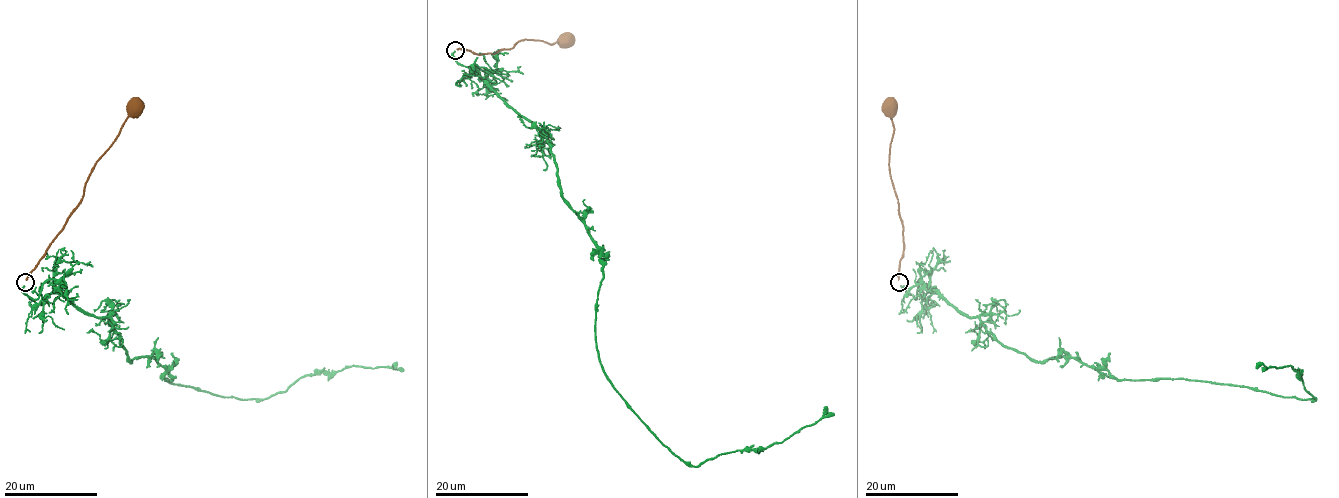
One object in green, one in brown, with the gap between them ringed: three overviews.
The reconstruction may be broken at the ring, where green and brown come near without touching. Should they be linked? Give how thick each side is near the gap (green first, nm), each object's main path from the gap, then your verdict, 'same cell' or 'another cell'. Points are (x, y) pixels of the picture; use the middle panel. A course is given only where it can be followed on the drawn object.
calibres 180 and 180 nm; course green (455, 51), (539, 128), (561, 196), (603, 269), (598, 361), (665, 445), (698, 466), (766, 448), (834, 413); course brown (456, 48), (477, 54), (511, 48), (524, 39), (542, 40), (551, 45), (565, 41); same cell

